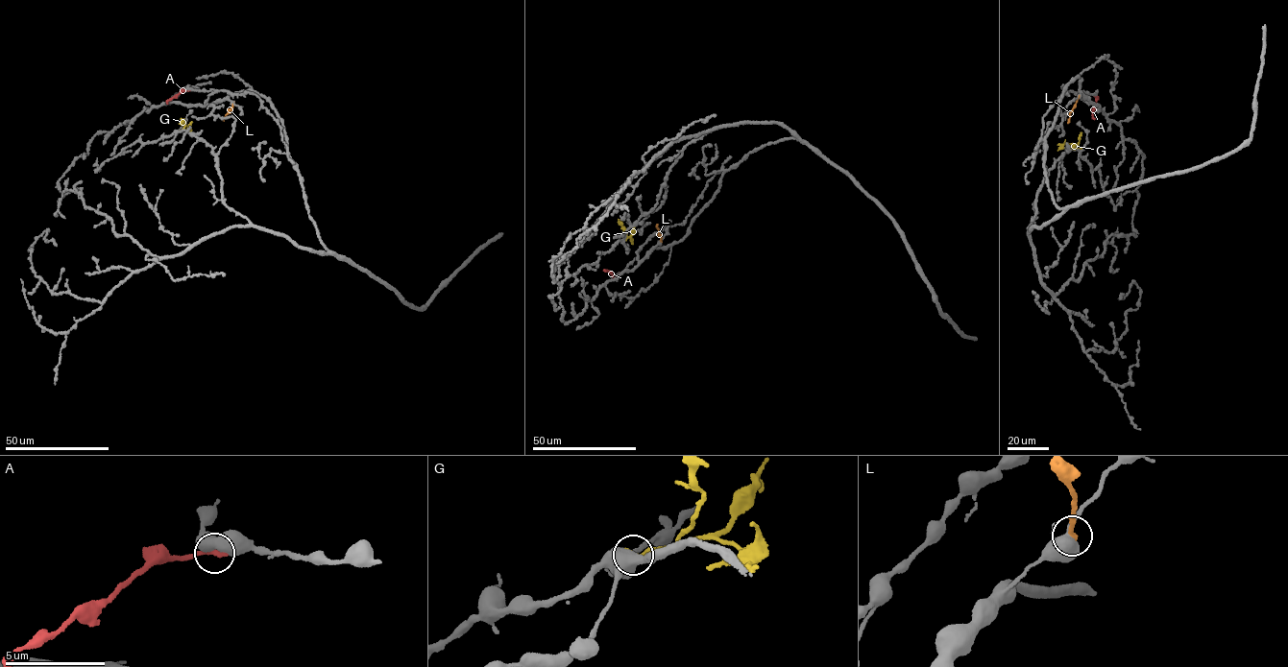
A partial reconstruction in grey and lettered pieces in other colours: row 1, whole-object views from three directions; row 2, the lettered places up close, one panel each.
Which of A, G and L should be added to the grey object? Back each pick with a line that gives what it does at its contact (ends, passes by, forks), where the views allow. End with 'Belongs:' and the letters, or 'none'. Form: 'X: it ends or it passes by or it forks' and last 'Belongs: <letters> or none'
L: it ends
Belongs: L

